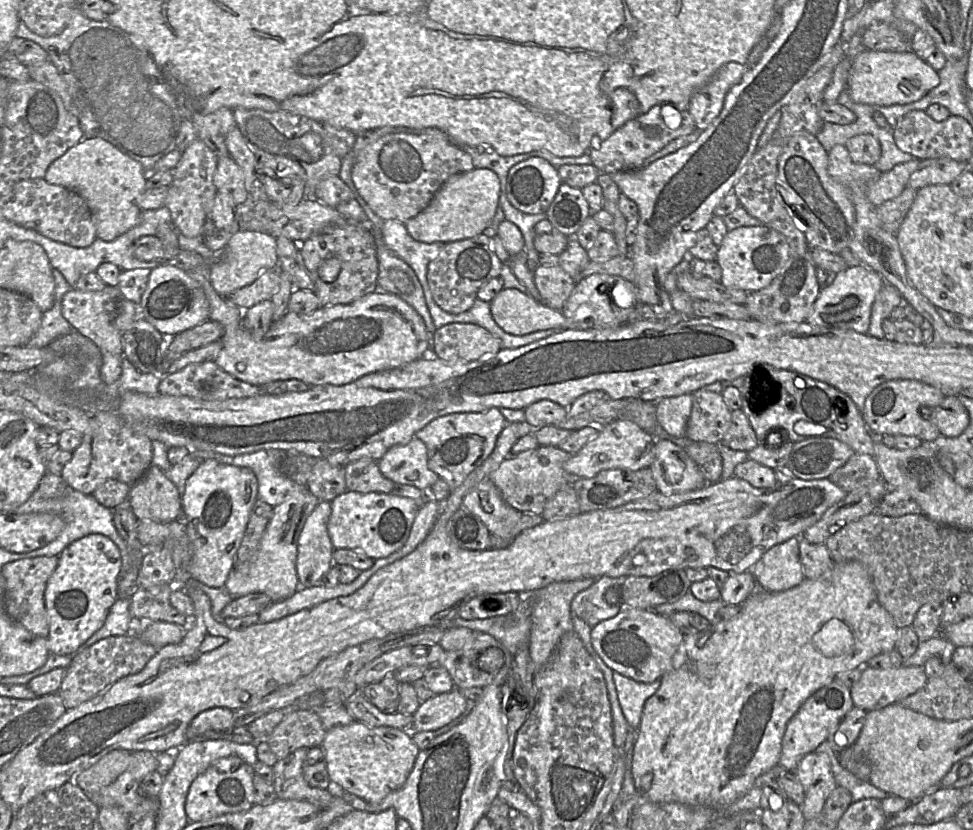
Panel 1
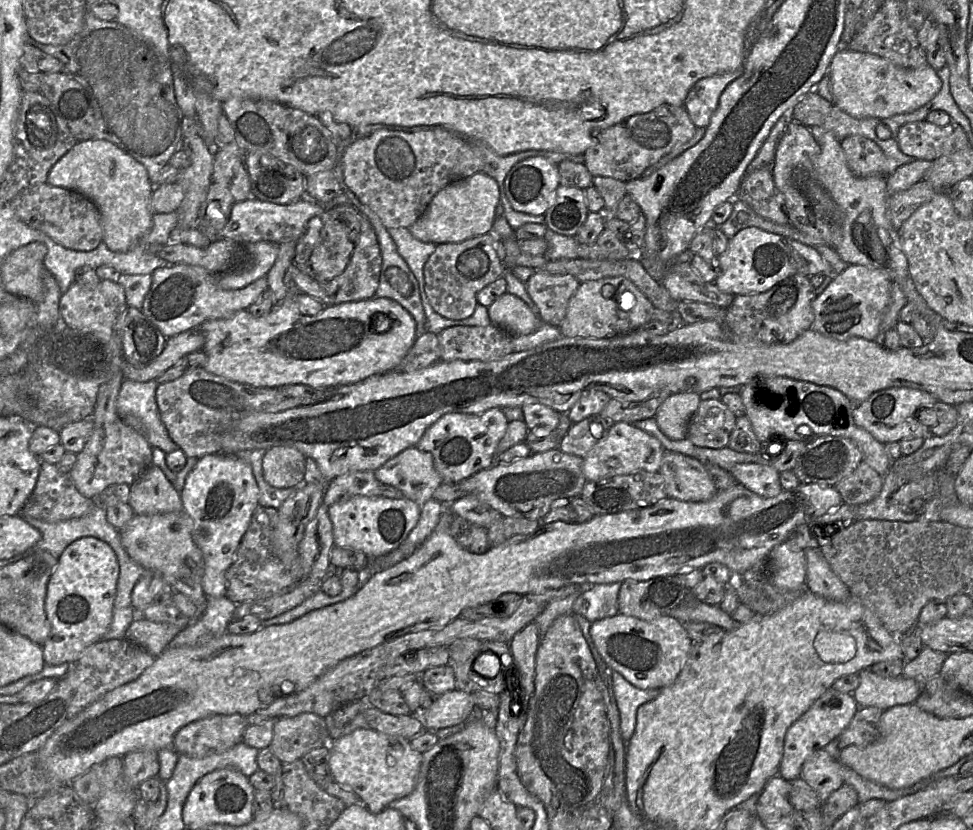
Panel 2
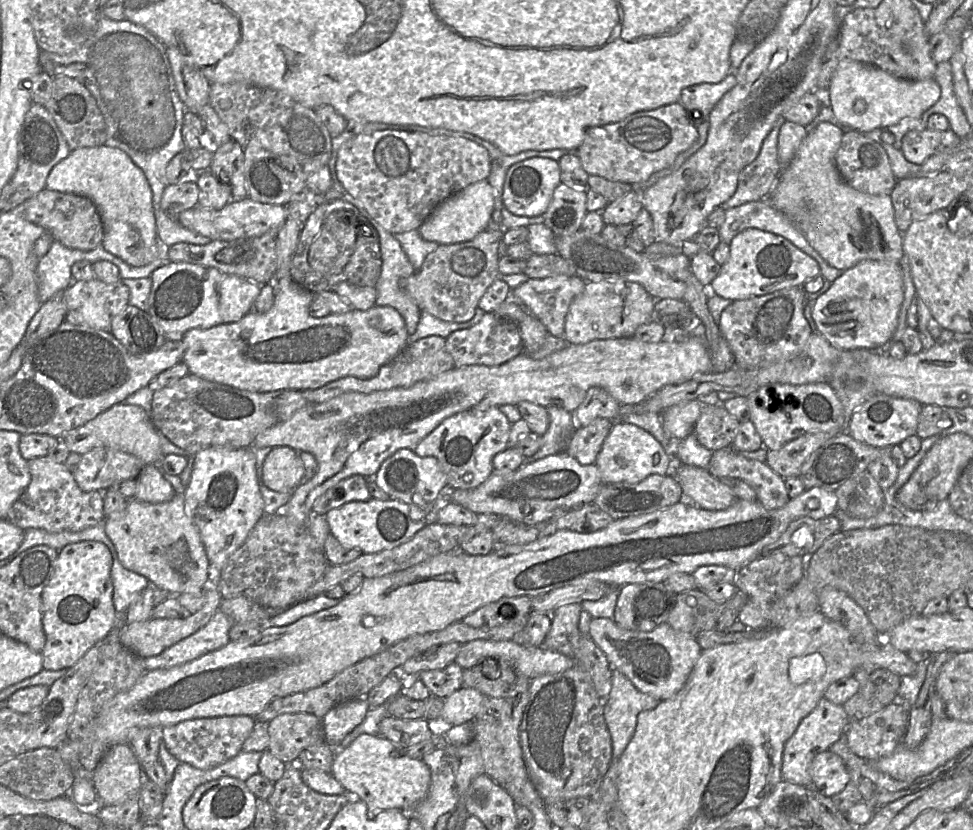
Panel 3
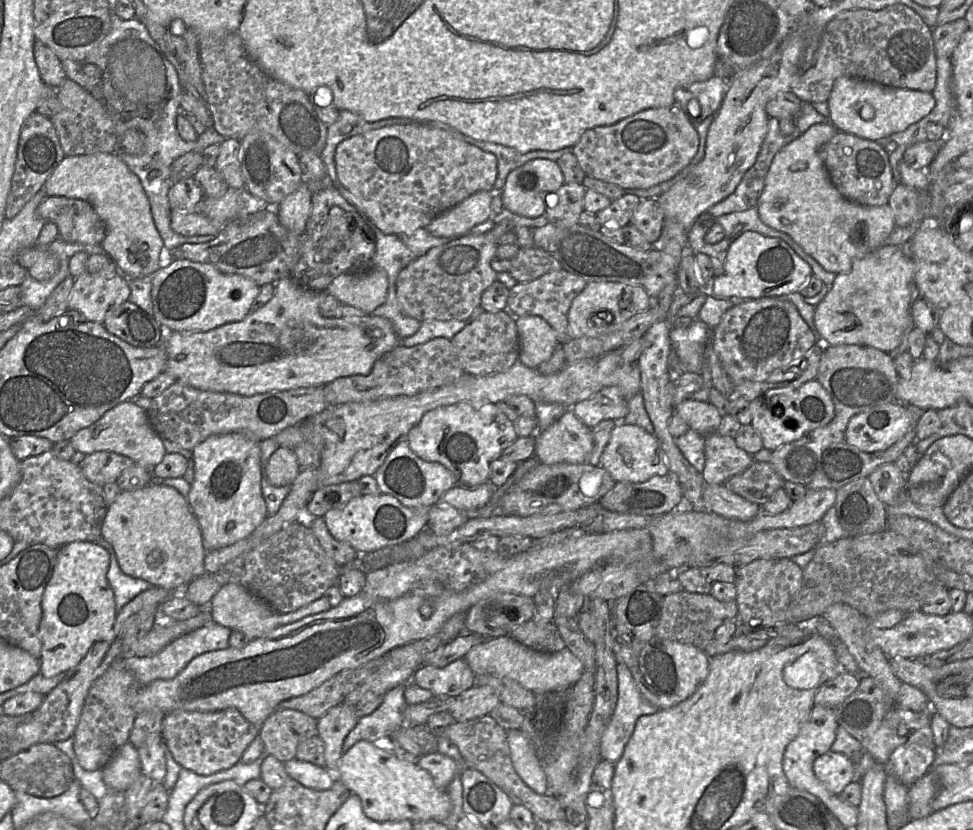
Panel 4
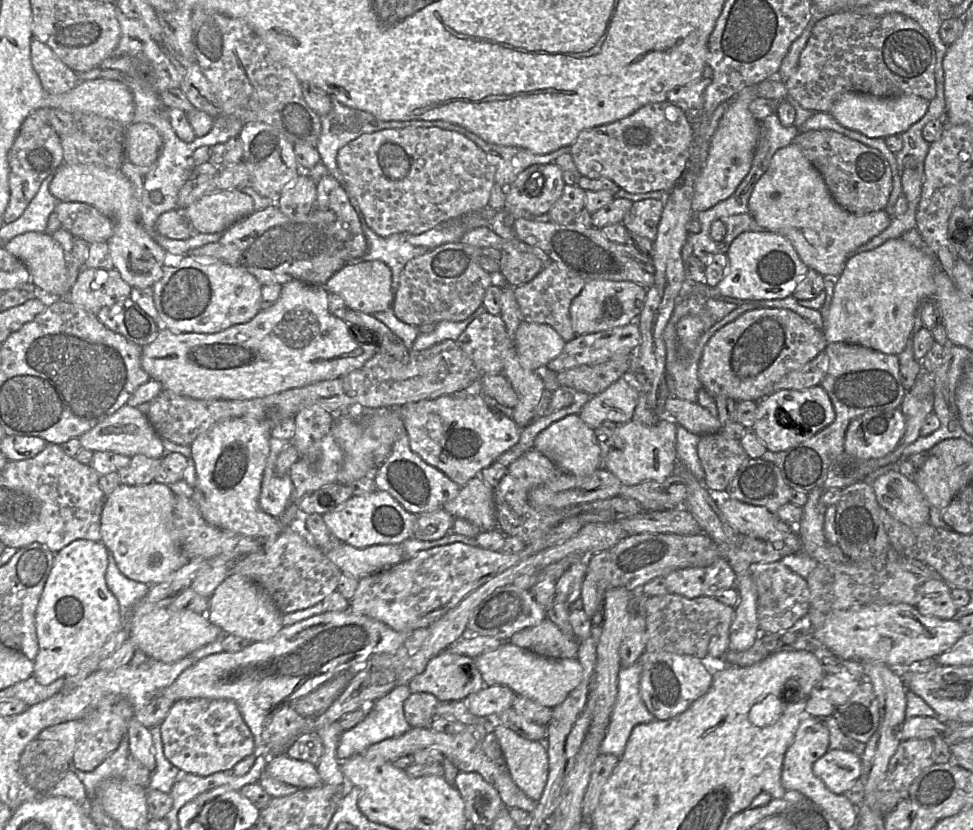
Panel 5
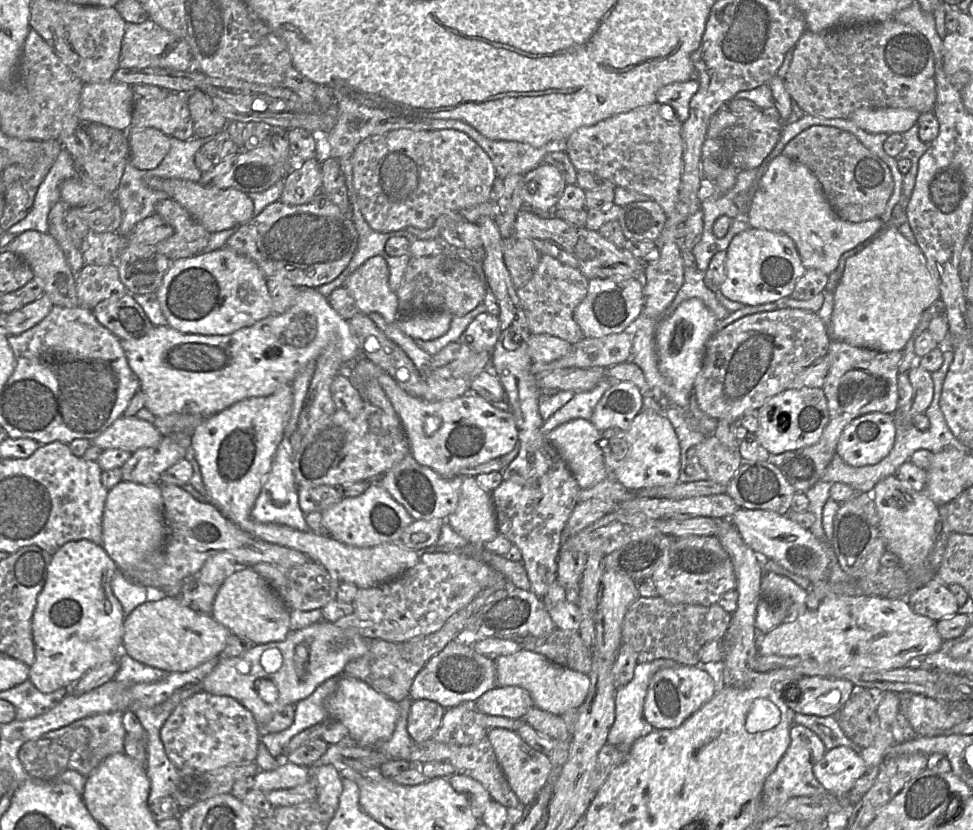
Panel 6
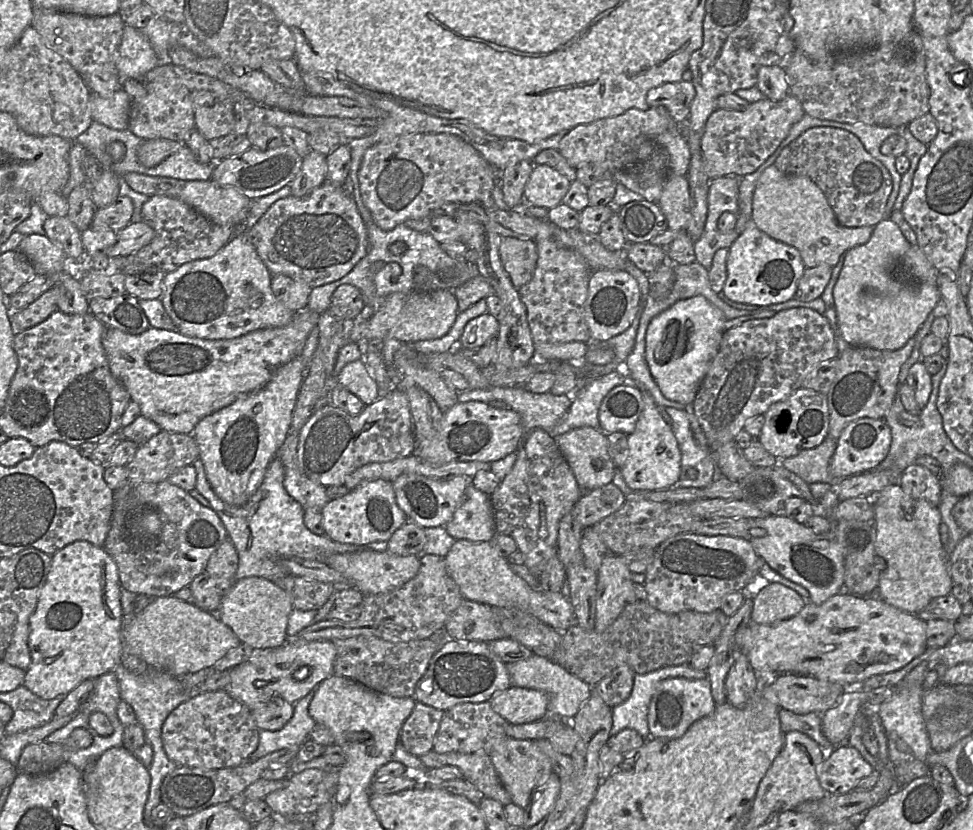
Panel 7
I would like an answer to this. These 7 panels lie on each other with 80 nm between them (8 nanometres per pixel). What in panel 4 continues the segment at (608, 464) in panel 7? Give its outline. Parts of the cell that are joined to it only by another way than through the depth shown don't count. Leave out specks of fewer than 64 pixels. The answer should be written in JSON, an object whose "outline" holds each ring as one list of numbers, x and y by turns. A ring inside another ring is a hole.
{"outline":[[572,410,535,436,534,456,541,463,589,463,594,441,591,428]]}

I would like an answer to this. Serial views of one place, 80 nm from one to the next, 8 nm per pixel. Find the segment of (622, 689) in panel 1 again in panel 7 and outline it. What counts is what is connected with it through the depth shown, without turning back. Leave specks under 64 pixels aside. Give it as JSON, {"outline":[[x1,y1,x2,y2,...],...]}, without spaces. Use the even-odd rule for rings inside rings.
{"outline":[[689,664,667,666,646,673,635,674,629,697,612,708,612,727,610,736,623,729,634,729,643,738,650,738,648,727,648,710,658,683,669,678,704,679,706,670,696,670]]}

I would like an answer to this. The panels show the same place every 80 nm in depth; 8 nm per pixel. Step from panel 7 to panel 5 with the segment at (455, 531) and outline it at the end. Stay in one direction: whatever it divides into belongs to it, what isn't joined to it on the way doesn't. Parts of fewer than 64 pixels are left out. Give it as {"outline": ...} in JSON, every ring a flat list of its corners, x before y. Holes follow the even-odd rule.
{"outline":[[479,476,461,486,458,495,443,508,455,519,465,519,480,531,497,529,494,488]]}

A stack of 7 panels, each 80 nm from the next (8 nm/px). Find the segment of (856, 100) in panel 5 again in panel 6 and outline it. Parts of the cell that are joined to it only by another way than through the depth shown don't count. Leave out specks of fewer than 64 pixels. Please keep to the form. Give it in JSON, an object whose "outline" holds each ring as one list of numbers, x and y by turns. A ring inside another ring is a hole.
{"outline":[[859,108,848,118,869,133,904,133,916,124,920,112,913,109]]}

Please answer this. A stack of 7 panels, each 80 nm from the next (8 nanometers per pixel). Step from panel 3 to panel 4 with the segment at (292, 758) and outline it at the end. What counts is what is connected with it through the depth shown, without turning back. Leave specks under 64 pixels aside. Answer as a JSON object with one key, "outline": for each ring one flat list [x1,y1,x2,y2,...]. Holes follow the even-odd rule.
{"outline":[[276,709,260,727,260,738,268,755,284,763,296,758,298,746,318,735,317,720,293,709]]}

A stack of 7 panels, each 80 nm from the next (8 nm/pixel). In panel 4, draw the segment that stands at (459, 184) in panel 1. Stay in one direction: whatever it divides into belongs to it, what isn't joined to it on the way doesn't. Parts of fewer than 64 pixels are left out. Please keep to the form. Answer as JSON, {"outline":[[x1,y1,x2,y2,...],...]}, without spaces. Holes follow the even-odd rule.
{"outline":[[492,191,476,192,438,215,427,227,436,237,456,239,491,218]]}

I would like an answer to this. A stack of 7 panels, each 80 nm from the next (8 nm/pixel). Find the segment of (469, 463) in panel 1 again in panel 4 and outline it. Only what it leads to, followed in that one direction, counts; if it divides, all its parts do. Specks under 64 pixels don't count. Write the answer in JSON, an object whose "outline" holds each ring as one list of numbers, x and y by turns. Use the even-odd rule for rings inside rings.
{"outline":[[466,402,426,412,407,435,409,447,418,457,424,461,440,463,455,476,456,486,465,488,489,481,490,463,499,458,503,450,517,438,514,422,495,403,474,408]]}

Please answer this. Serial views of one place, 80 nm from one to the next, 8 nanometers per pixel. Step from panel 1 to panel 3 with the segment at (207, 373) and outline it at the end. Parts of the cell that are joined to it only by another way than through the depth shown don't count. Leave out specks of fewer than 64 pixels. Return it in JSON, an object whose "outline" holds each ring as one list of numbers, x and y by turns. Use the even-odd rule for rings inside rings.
{"outline":[[188,374,154,392,150,418,159,433,190,455,196,455,212,447,252,447,258,434,287,421,307,404,301,391,251,392]]}

